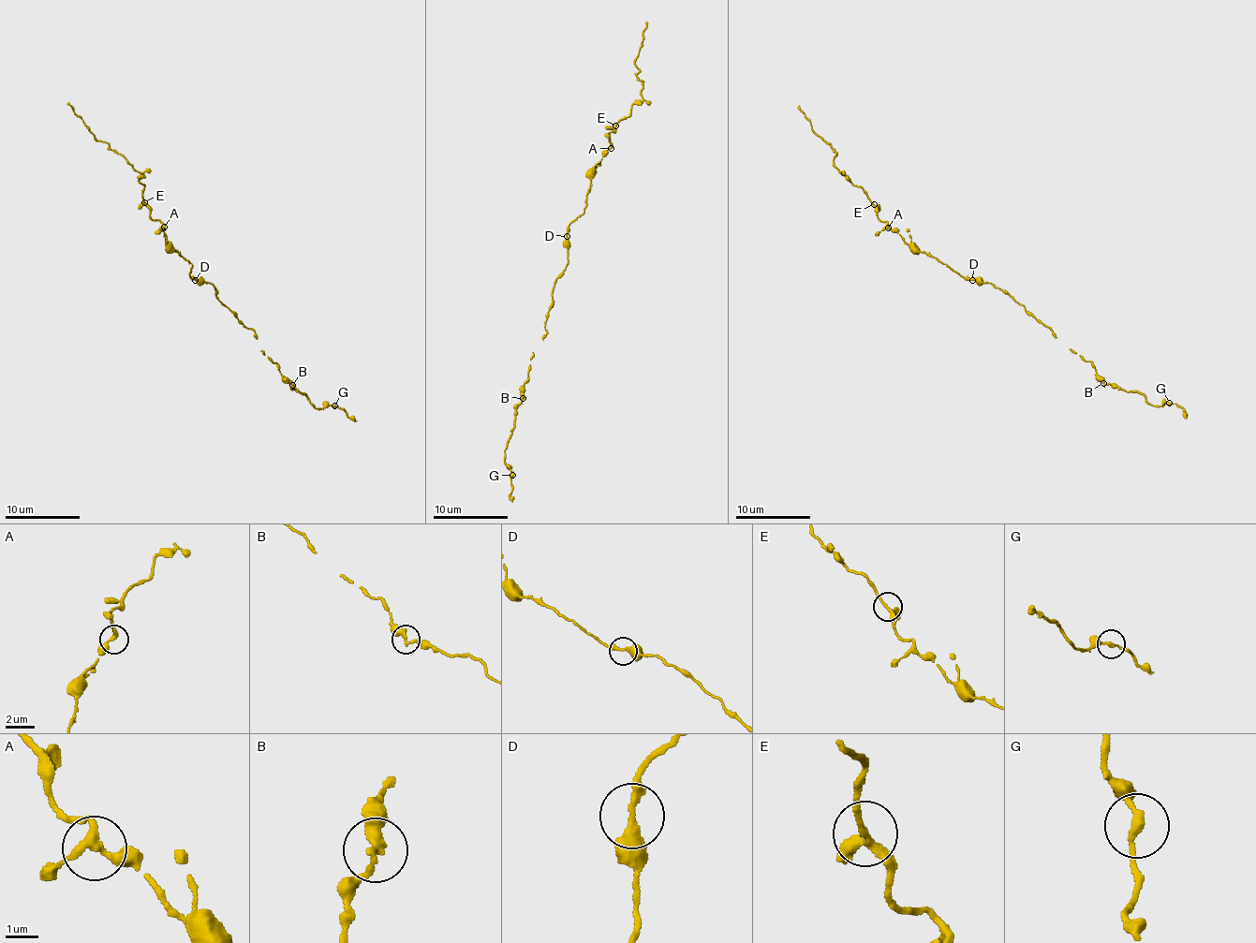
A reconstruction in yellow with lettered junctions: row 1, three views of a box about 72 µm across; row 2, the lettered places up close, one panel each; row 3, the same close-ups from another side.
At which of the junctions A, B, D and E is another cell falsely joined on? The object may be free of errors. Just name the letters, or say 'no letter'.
no letter

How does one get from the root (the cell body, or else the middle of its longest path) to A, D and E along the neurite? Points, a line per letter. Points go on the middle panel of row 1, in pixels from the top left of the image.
A: (568, 247), (568, 223), (585, 210), (589, 174), (605, 150), (611, 148)
D: (568, 247), (567, 236)
E: (568, 247), (568, 223), (585, 210), (589, 174), (603, 152), (610, 148), (609, 135), (615, 131), (615, 125)

